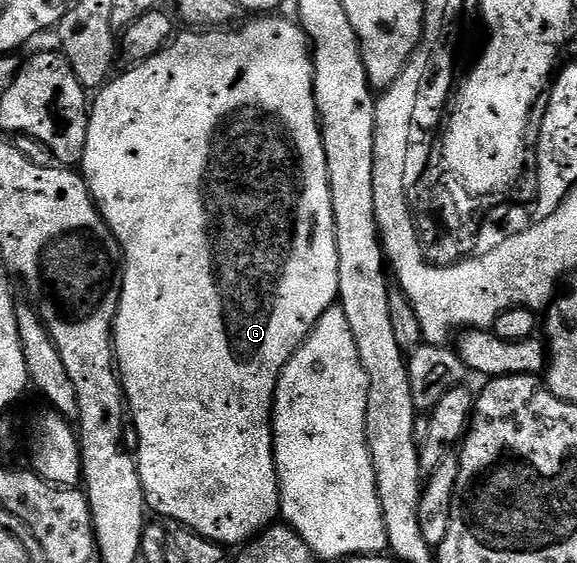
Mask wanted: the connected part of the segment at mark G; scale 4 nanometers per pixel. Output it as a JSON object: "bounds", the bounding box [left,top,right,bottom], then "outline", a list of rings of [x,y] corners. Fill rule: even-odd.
{"bounds":[82,16,340,547],"outline":[[[260,16],[256,22],[248,22],[241,30],[228,30],[232,28],[208,28],[203,32],[188,32],[192,34],[175,35],[174,41],[165,46],[159,54],[146,61],[133,65],[133,70],[125,72],[121,78],[113,77],[95,95],[90,106],[90,119],[88,122],[88,140],[84,160],[82,163],[82,177],[92,191],[100,214],[107,220],[120,246],[124,249],[124,292],[120,298],[120,311],[117,314],[114,327],[114,349],[118,363],[120,384],[124,387],[124,397],[127,409],[130,411],[130,422],[136,425],[136,438],[140,441],[140,451],[135,451],[136,467],[140,473],[140,483],[144,489],[144,500],[149,511],[157,510],[164,518],[173,518],[176,524],[206,536],[210,540],[219,542],[225,547],[239,547],[249,540],[257,537],[277,521],[280,514],[280,481],[276,475],[276,454],[272,450],[272,408],[276,400],[276,387],[280,380],[280,373],[286,364],[296,355],[296,349],[307,340],[308,333],[315,328],[318,320],[330,309],[337,305],[340,297],[338,260],[338,240],[336,239],[336,224],[334,220],[334,204],[330,180],[328,179],[328,164],[326,148],[324,147],[324,133],[320,130],[320,112],[316,102],[316,68],[310,49],[308,37],[295,21],[287,22],[280,16]]]}

